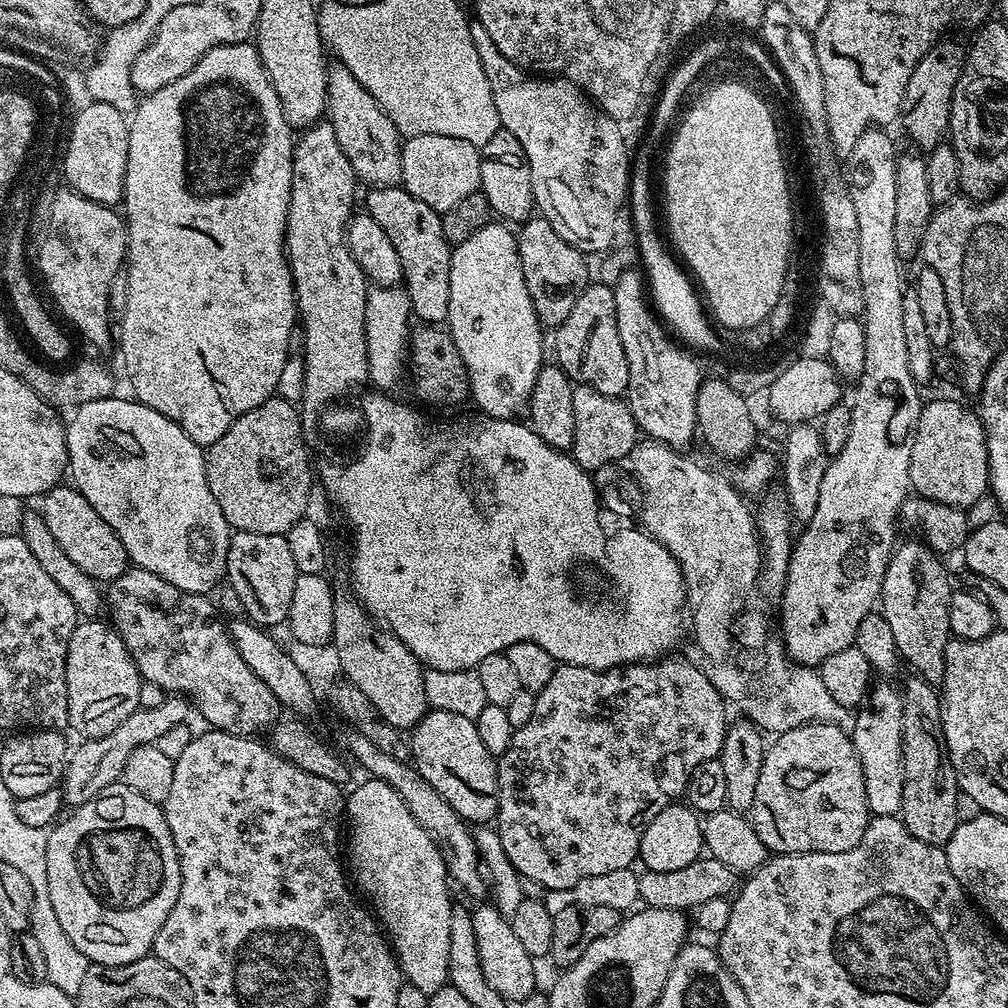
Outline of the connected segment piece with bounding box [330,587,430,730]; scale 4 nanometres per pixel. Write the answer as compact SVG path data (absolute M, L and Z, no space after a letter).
M337 587L334 591L334 630L330 641L338 650L343 679L366 694L377 717L385 725L399 730L411 730L430 710L424 685L425 669L418 657L357 600L356 593L344 588Z

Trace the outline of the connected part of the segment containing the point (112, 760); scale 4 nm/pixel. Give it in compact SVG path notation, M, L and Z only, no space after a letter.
M168 694L165 695L162 706L139 707L134 714L130 714L130 718L126 718L126 722L122 722L122 726L110 730L110 734L94 736L80 742L84 744L74 748L64 767L62 795L65 805L75 810L90 802L95 796L103 796L123 777L126 758L130 758L130 754L138 750L138 746L156 744L167 732L174 731L187 718L188 708L190 712L190 704L185 697L179 694Z

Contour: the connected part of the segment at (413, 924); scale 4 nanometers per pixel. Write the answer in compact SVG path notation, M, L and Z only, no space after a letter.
M364 779L368 780L362 781L346 796L346 864L355 887L362 896L364 891L363 899L370 905L375 919L388 937L403 977L423 993L432 995L447 983L449 974L450 924L454 904L448 897L448 867L430 834L418 826L406 802L398 798L398 790L384 780Z

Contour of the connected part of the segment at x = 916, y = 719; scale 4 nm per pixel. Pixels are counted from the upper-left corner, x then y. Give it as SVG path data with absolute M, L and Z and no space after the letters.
M908 674L904 680L904 688L900 692L902 702L902 754L904 755L904 777L902 778L902 806L899 810L900 821L906 826L918 842L947 846L954 834L958 823L956 807L962 801L962 793L956 781L956 771L948 757L948 747L944 731L940 725L942 722L942 710L940 709L940 694L937 685L926 682L915 674Z

